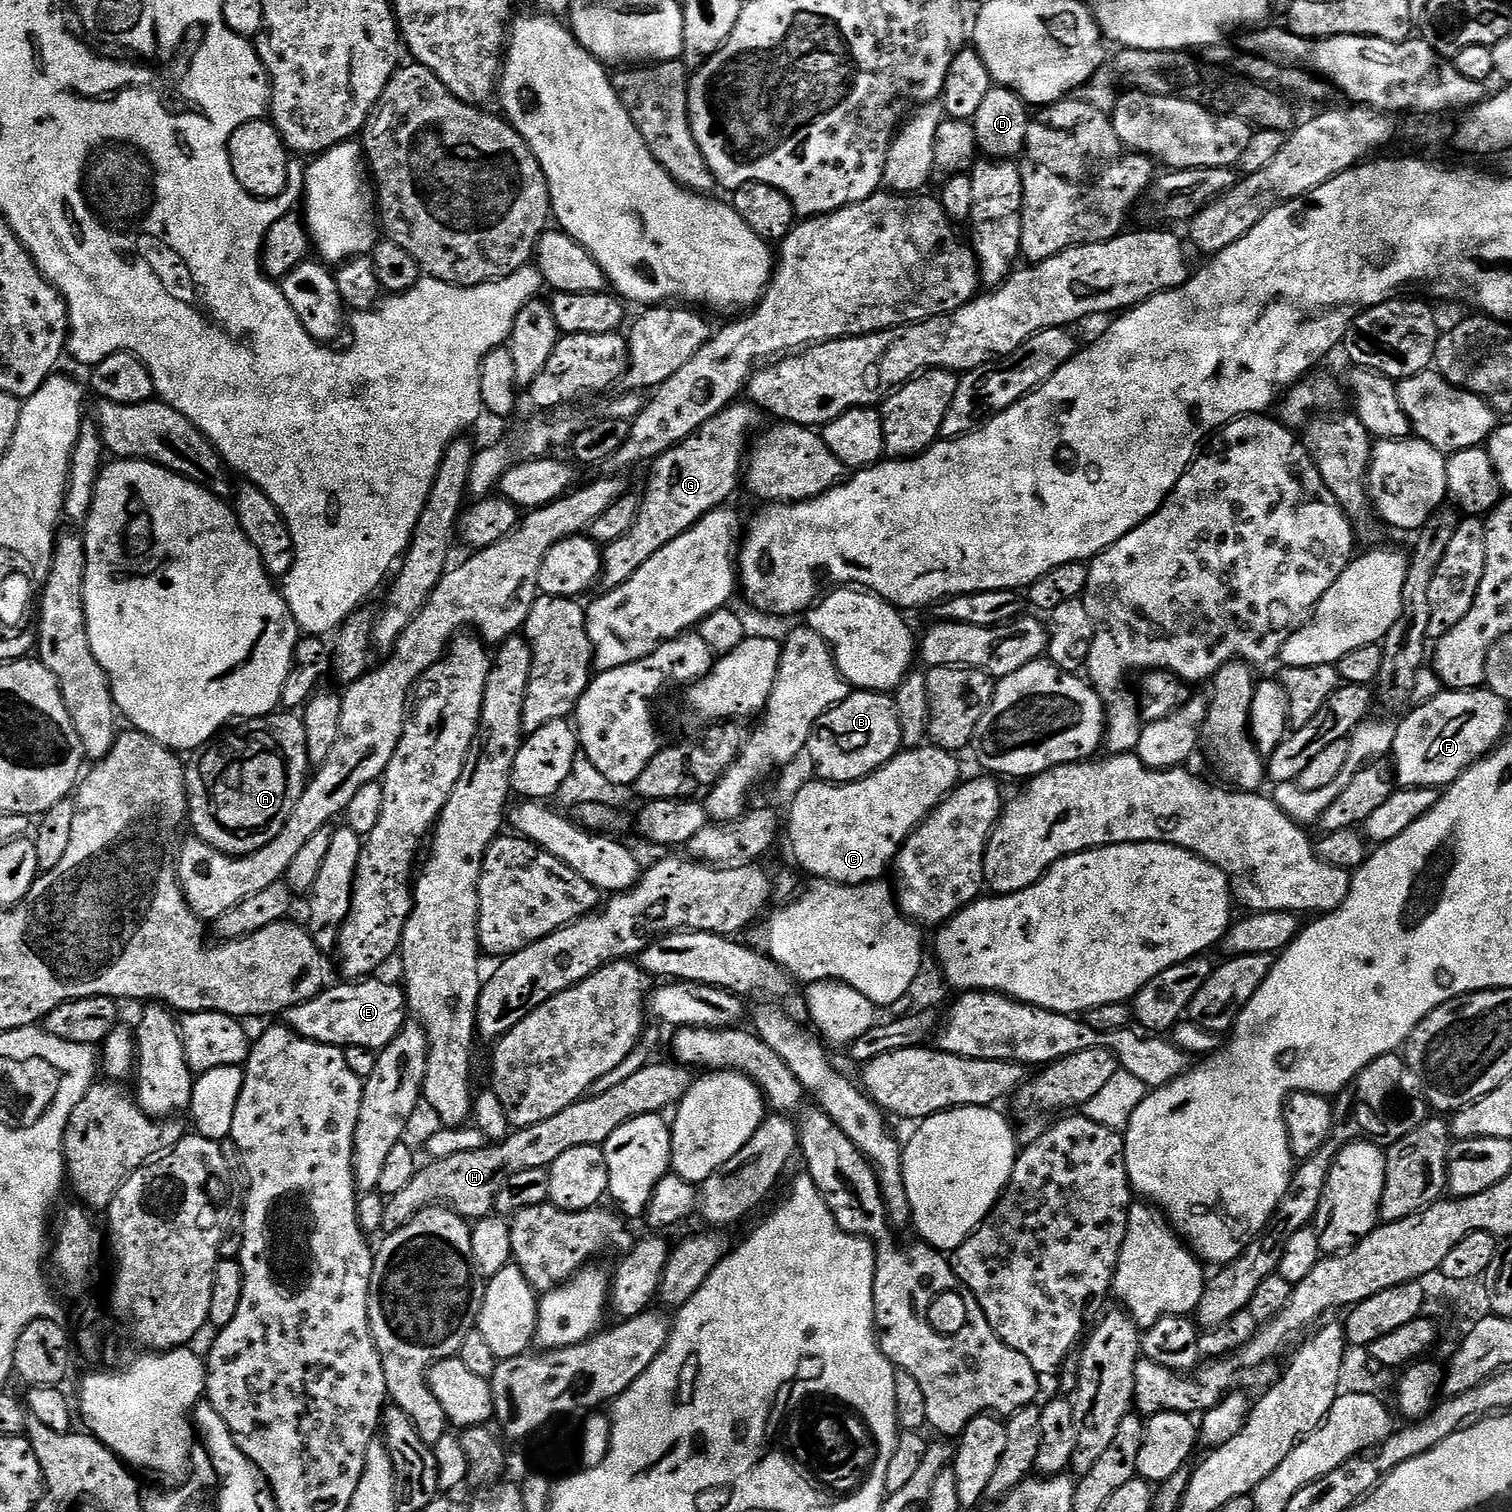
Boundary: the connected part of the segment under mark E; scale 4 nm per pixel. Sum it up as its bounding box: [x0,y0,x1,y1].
[282,978,409,1050]

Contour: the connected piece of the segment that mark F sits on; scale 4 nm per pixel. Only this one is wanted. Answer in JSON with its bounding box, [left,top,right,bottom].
[1390,686,1510,790]

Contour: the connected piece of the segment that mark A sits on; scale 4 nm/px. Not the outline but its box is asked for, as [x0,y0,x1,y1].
[184,710,310,856]

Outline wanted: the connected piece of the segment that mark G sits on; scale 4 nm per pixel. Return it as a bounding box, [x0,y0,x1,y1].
[602,403,762,590]

